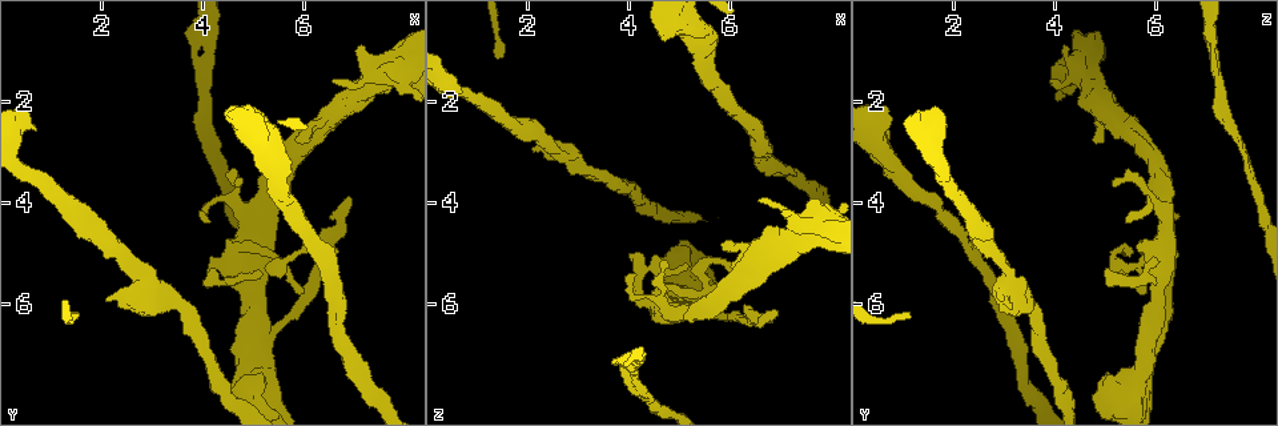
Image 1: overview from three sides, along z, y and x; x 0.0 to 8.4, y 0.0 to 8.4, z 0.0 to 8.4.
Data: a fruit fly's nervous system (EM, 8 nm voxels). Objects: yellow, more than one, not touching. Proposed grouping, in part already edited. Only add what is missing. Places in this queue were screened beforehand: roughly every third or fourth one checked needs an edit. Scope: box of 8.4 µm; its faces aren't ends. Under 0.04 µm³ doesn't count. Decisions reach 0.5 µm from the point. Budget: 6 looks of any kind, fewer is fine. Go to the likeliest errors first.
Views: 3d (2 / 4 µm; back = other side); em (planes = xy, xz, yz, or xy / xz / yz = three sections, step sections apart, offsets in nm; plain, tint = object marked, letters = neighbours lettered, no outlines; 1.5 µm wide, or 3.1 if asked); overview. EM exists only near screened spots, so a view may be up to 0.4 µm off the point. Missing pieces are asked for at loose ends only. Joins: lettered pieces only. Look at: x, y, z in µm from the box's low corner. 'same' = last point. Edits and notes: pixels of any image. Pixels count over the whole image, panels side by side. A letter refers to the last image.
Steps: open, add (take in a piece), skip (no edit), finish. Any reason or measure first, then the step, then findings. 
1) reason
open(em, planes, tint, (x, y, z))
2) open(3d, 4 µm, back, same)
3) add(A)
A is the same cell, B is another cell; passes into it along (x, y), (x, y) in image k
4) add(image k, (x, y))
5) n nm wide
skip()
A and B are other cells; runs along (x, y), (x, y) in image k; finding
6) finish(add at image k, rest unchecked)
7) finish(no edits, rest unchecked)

free end
open(em, planes, letters, (6.90, 3.90, 6.10))

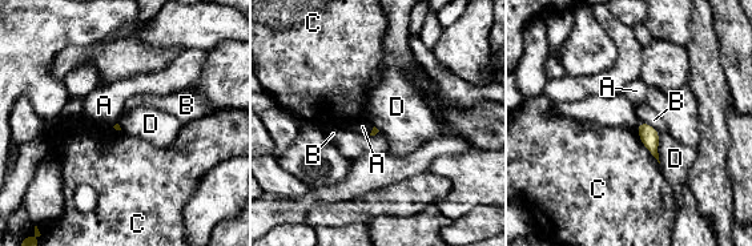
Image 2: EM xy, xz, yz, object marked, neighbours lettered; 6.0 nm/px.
skip()
A, B, C and D are other cells; border along (658, 133), (658, 160), (660, 162) in image 2; no lettered piece goes on from it

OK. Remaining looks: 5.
free end
open(em, planes, plain, (4.70, 2.15, 0.65))

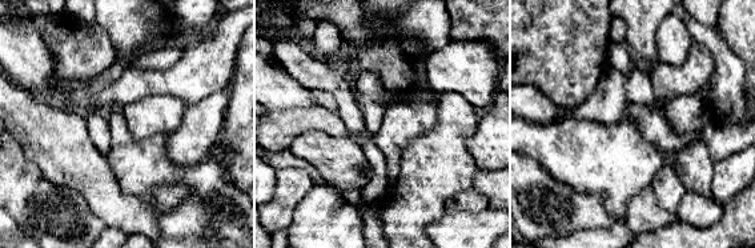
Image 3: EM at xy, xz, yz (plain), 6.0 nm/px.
what lies round it
open(em, planes, letters, same)

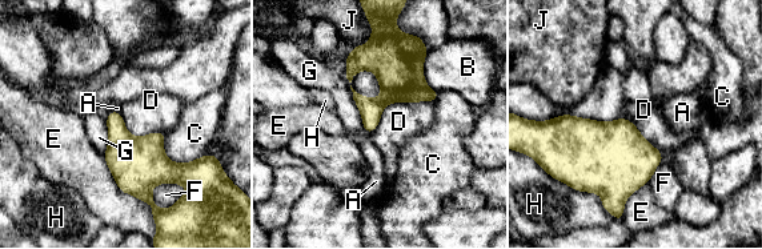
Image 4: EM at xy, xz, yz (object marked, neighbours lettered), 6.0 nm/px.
skip()
A, B, C, D, E, F, G, H and J are other cells; no lettered piece goes on from it

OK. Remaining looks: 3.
an open end
open(3d, 2 µm, (5.95, 5.70, 5.60))

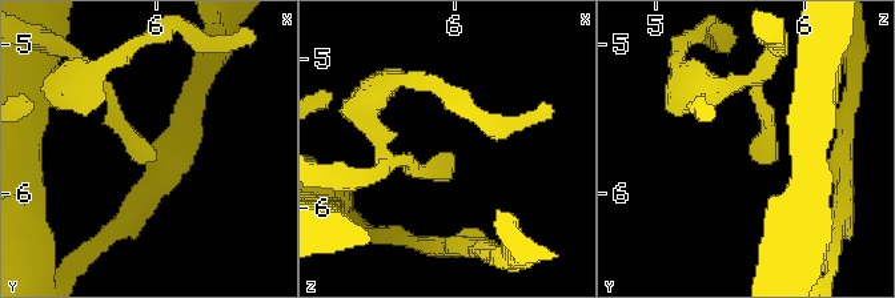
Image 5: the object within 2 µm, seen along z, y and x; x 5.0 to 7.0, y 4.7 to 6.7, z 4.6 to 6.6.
open(em, planes, letters, (5.98, 5.74, 5.64))

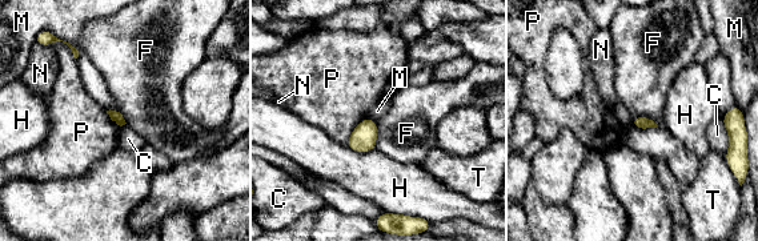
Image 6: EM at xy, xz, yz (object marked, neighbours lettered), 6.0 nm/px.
skip()
C, F, H, M, N, P and T are other cells; border along (375, 120), (376, 148) in image 6; none of them fits

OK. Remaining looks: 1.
finish(no edits, rest unchecked)

